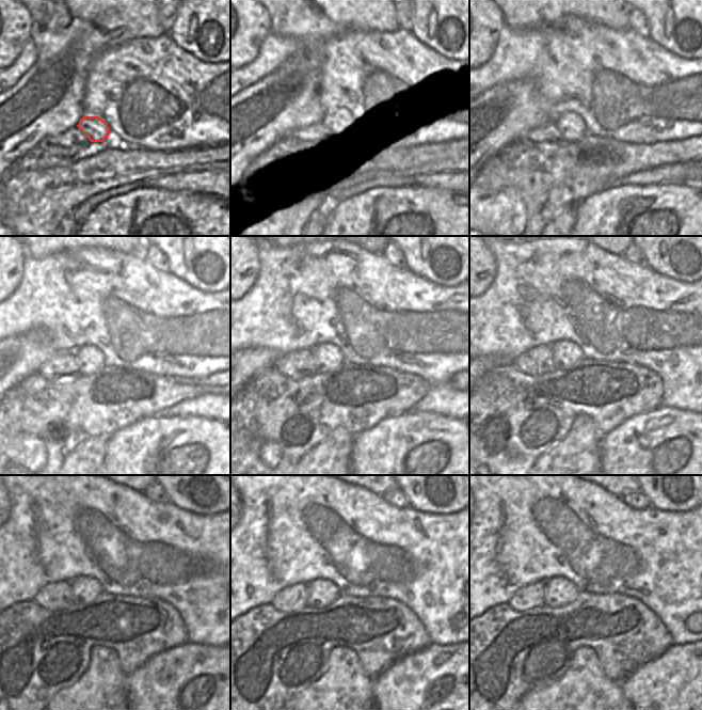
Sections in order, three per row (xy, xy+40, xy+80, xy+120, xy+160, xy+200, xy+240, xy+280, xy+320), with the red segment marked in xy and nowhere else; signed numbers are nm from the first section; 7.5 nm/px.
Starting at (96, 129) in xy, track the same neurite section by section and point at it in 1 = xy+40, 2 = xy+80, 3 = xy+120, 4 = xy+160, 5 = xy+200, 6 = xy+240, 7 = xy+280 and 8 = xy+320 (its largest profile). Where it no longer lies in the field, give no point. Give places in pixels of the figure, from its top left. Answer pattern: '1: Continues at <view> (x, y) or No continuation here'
1: Continues at xy+40 (334, 129)
2: Continues at xy+80 (571, 126)
3: Continues at xy+120 (90, 360)
4: Continues at xy+160 (328, 357)
5: Continues at xy+200 (565, 353)
6: Continues at xy+240 (85, 590)
7: Continues at xy+280 (321, 593)
8: Continues at xy+320 (559, 592)

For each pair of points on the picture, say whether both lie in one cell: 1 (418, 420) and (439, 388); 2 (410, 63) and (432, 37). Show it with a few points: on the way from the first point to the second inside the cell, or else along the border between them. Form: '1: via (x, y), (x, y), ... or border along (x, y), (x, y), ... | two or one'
1: border along (413, 410), (426, 410), (449, 416) | two
2: border along (410, 31), (418, 41), (446, 60) | two

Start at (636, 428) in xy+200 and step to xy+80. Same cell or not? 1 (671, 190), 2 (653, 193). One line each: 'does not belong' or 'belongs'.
1: belongs
2: belongs

